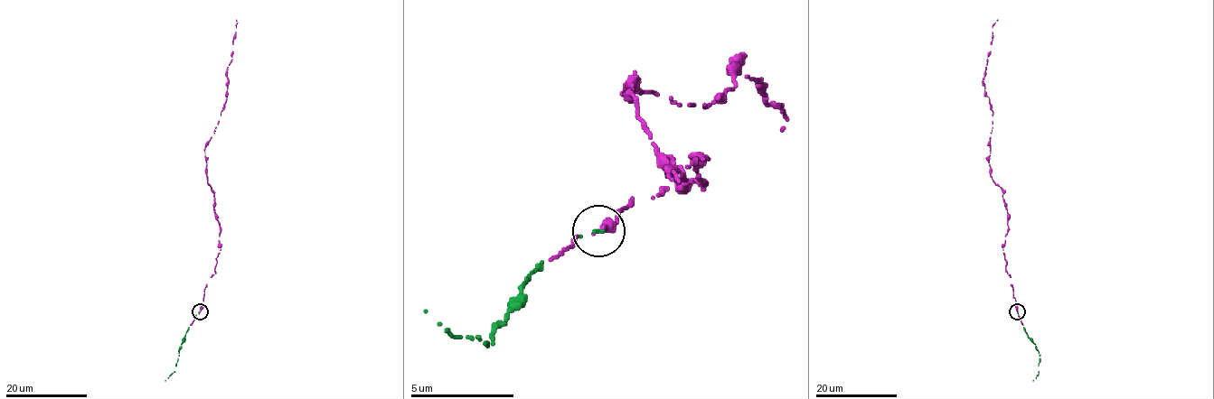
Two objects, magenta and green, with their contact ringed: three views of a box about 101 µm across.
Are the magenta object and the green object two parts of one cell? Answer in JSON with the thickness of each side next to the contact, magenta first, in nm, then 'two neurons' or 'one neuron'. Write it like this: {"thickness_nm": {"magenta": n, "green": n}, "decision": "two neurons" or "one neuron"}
{"thickness_nm": {"magenta": 200, "green": 130}, "decision": "one neuron"}

